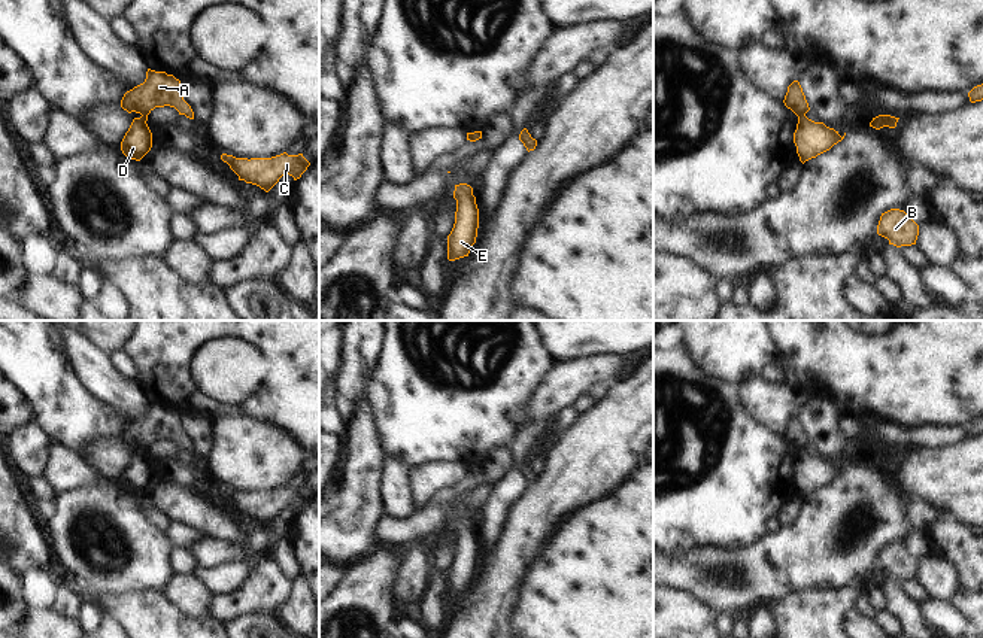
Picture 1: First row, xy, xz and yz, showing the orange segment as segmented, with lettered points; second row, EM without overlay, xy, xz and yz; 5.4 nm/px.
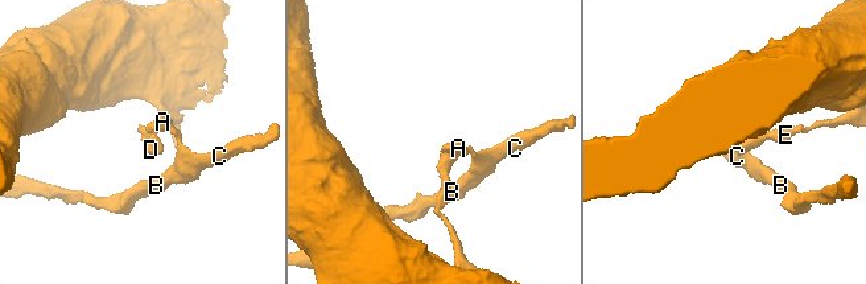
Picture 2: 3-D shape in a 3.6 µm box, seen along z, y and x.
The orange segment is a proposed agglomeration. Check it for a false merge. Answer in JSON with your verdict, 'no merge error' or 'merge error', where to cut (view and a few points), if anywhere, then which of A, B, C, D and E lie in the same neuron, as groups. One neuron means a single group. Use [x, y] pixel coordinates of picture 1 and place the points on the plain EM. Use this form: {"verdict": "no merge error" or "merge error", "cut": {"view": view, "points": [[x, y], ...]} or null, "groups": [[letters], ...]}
{"verdict": "merge error", "cut": {"view": "yz", "points": [[804, 447], [798, 450]]}, "groups": [["A", "B", "C"], ["D", "E"]]}

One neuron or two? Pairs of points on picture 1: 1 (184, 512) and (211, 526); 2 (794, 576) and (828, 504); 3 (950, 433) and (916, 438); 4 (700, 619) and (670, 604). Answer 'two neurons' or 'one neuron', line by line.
1: one neuron
2: one neuron
3: one neuron
4: one neuron

